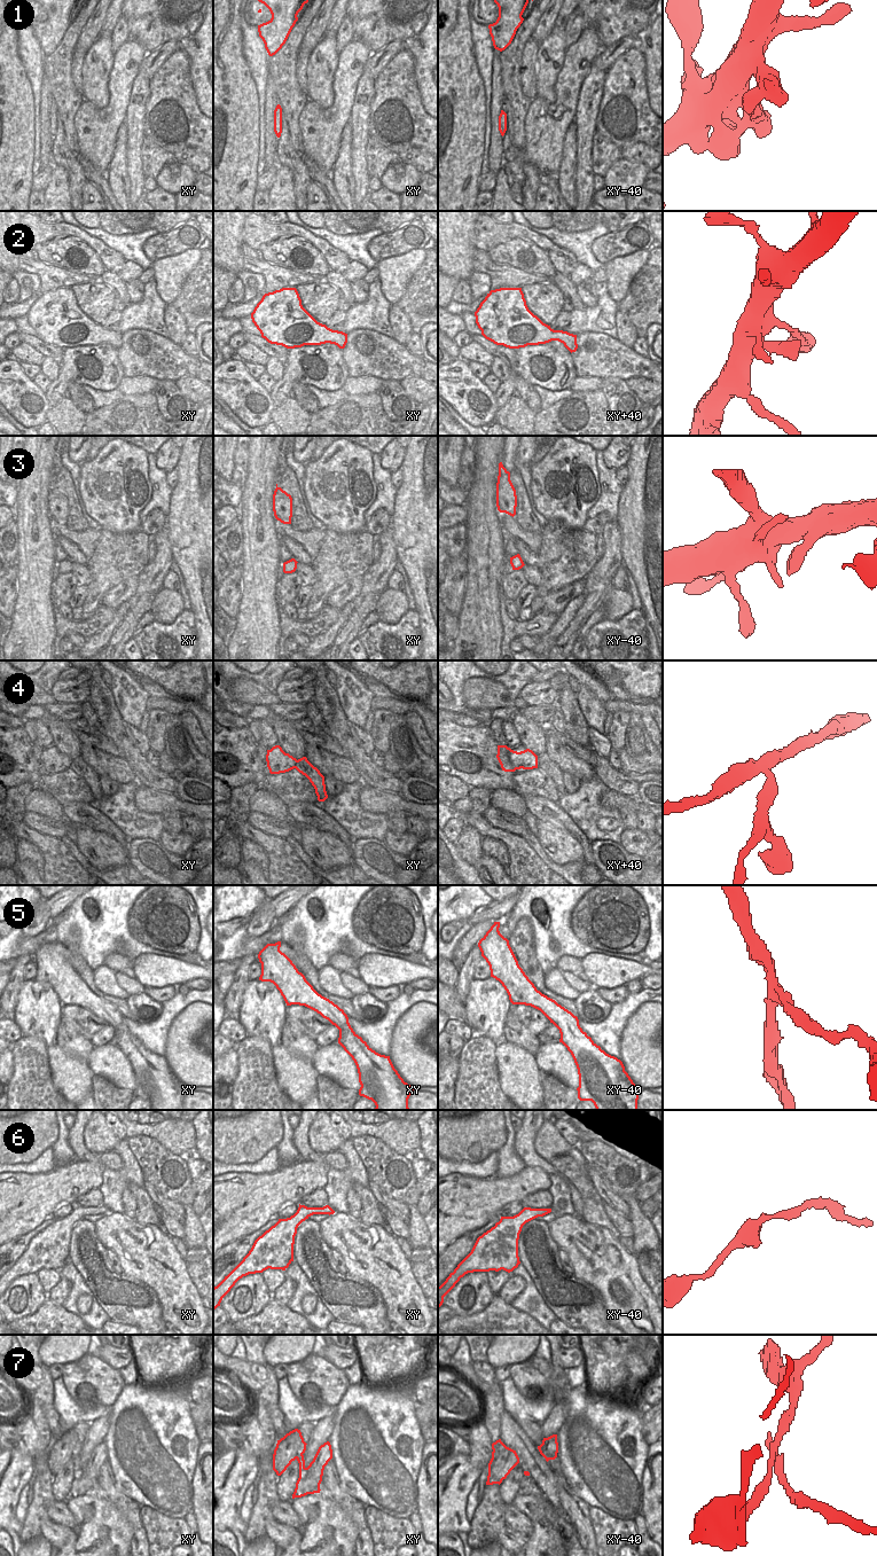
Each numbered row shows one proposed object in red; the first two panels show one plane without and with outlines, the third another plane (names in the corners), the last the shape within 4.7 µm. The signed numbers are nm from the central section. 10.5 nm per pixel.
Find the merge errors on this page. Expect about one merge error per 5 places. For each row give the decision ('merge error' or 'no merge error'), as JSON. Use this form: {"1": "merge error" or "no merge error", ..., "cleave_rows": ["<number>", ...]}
{"1": "no merge error", "2": "no merge error", "3": "no merge error", "4": "merge error", "5": "no merge error", "6": "no merge error", "7": "merge error", "cleave_rows": ["4", "7"]}

